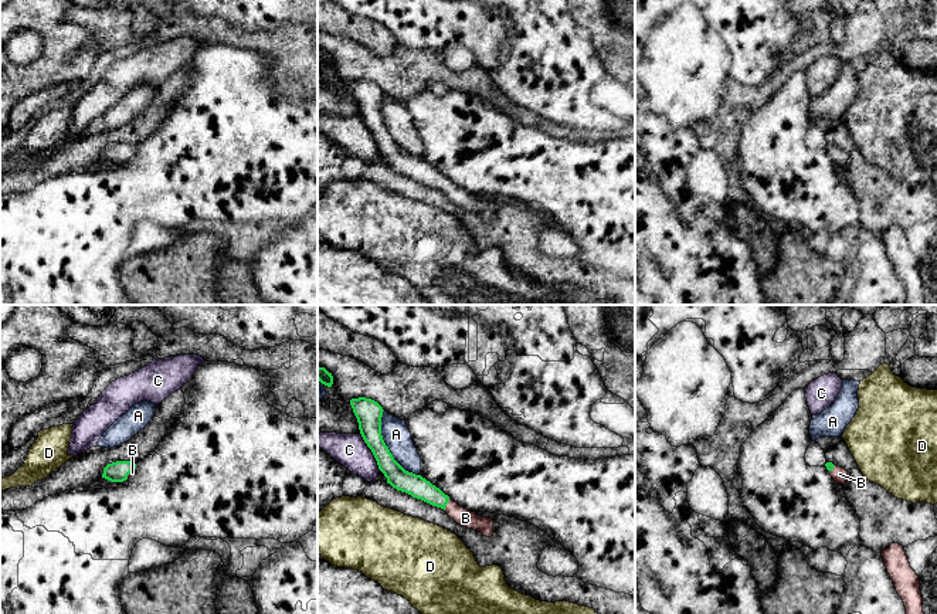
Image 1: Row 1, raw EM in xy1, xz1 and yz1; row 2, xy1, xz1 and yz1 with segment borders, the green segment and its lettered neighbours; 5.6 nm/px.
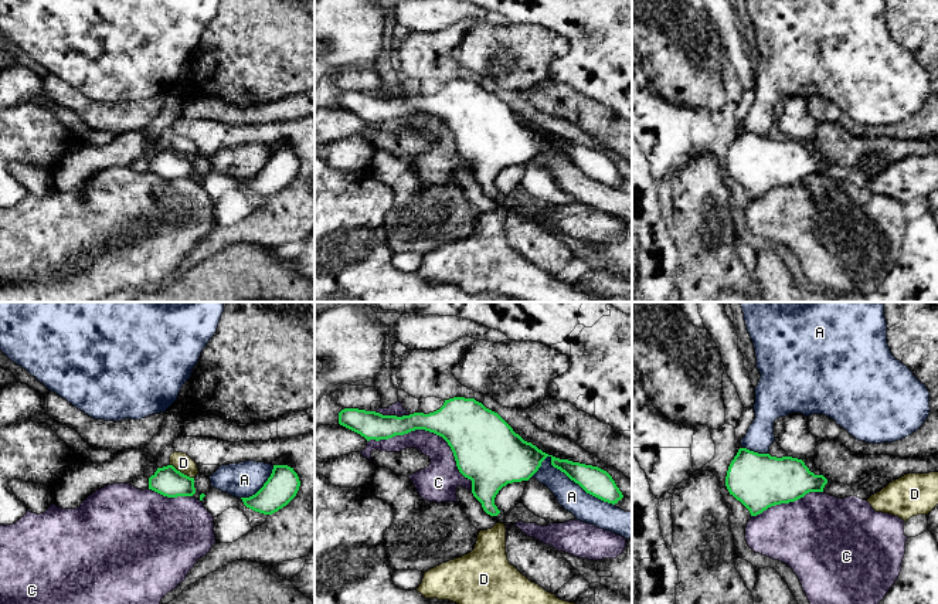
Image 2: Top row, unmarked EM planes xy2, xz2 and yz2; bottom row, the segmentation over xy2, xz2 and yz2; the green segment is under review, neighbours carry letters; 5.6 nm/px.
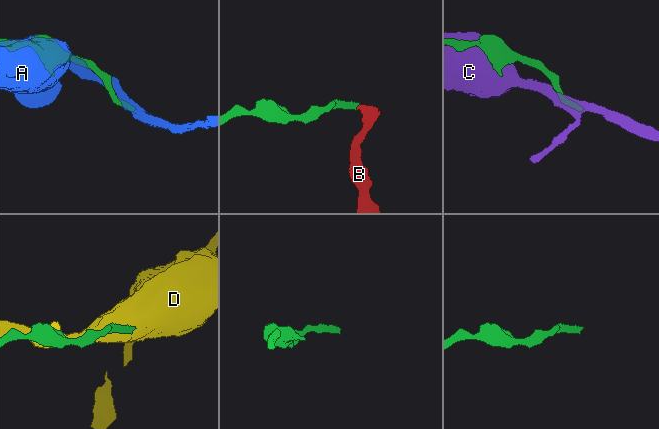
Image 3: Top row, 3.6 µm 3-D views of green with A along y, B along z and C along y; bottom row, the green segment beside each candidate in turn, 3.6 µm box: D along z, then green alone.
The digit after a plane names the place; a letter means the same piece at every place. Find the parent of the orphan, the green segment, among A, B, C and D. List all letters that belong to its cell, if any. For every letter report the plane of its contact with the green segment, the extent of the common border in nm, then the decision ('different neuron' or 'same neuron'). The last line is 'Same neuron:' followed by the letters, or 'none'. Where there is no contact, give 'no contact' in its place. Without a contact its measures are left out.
A: xz2 | 500 nm | different neuron
B: xz1 | 70 nm | same neuron
C: xz2 | 650 nm | different neuron
D: xy2 | 160 nm | different neuron
Same neuron: B

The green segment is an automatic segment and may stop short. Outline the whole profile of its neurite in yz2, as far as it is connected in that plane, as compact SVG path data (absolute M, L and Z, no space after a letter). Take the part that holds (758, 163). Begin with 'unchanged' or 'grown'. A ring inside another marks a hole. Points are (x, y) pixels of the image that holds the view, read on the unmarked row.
unchanged | M740 130L731 143L725 169L757 198L771 189L795 184L809 174L823 174L827 162L815 157L802 142L771 139Z

